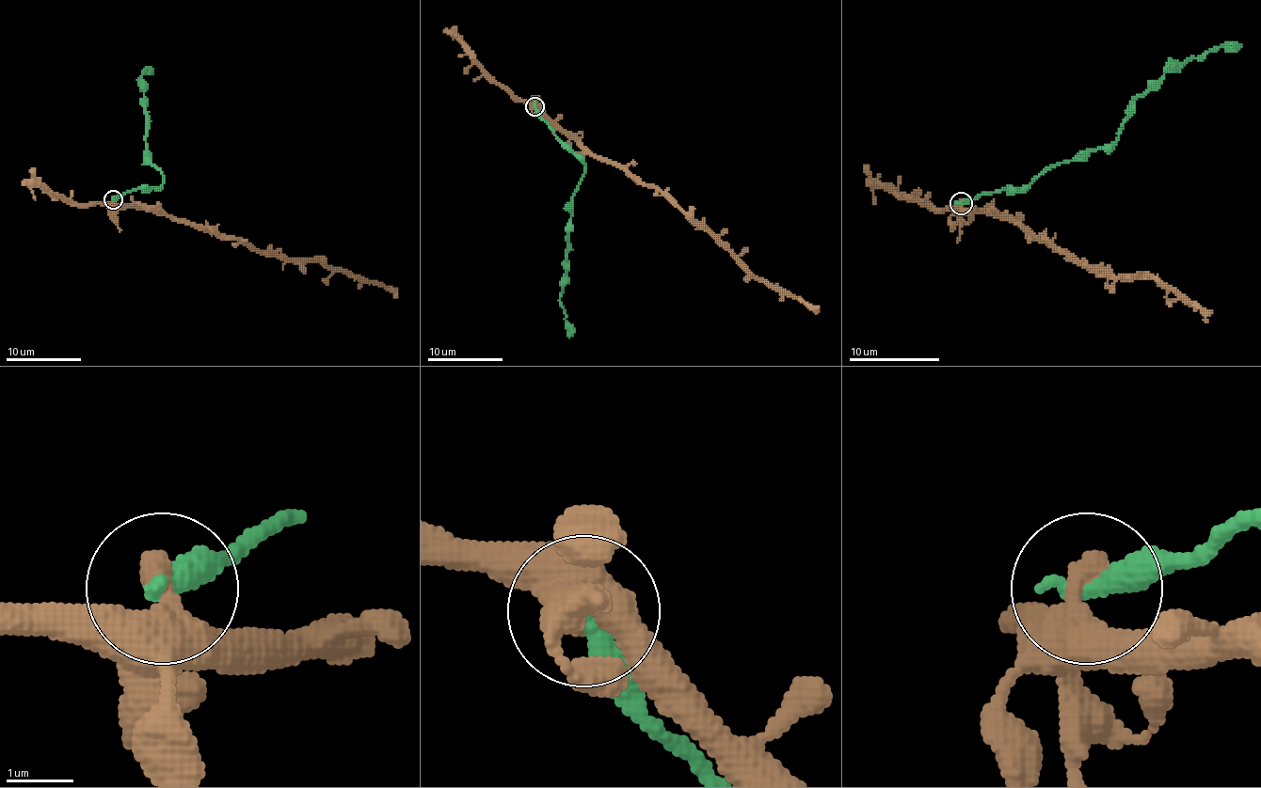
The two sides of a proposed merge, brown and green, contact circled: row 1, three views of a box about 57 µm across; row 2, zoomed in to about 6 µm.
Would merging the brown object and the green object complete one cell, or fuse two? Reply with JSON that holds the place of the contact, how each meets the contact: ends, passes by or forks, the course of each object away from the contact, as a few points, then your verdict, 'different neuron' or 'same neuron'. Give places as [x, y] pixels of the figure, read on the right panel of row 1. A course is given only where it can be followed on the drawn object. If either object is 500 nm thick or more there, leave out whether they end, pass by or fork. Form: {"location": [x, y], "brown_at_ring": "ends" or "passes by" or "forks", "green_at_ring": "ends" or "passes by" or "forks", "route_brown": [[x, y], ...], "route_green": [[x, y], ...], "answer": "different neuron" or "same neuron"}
{"location": [961, 203], "route_brown": [[962, 203], [964, 208], [997, 211], [1089, 267], [1108, 270], [1114, 276], [1153, 276], [1193, 304], [1205, 322]], "route_green": [[962, 203], [1000, 190], [1025, 190], [1045, 172], [1108, 149], [1119, 135], [1130, 103], [1169, 70], [1241, 44]], "answer": "different neuron"}

